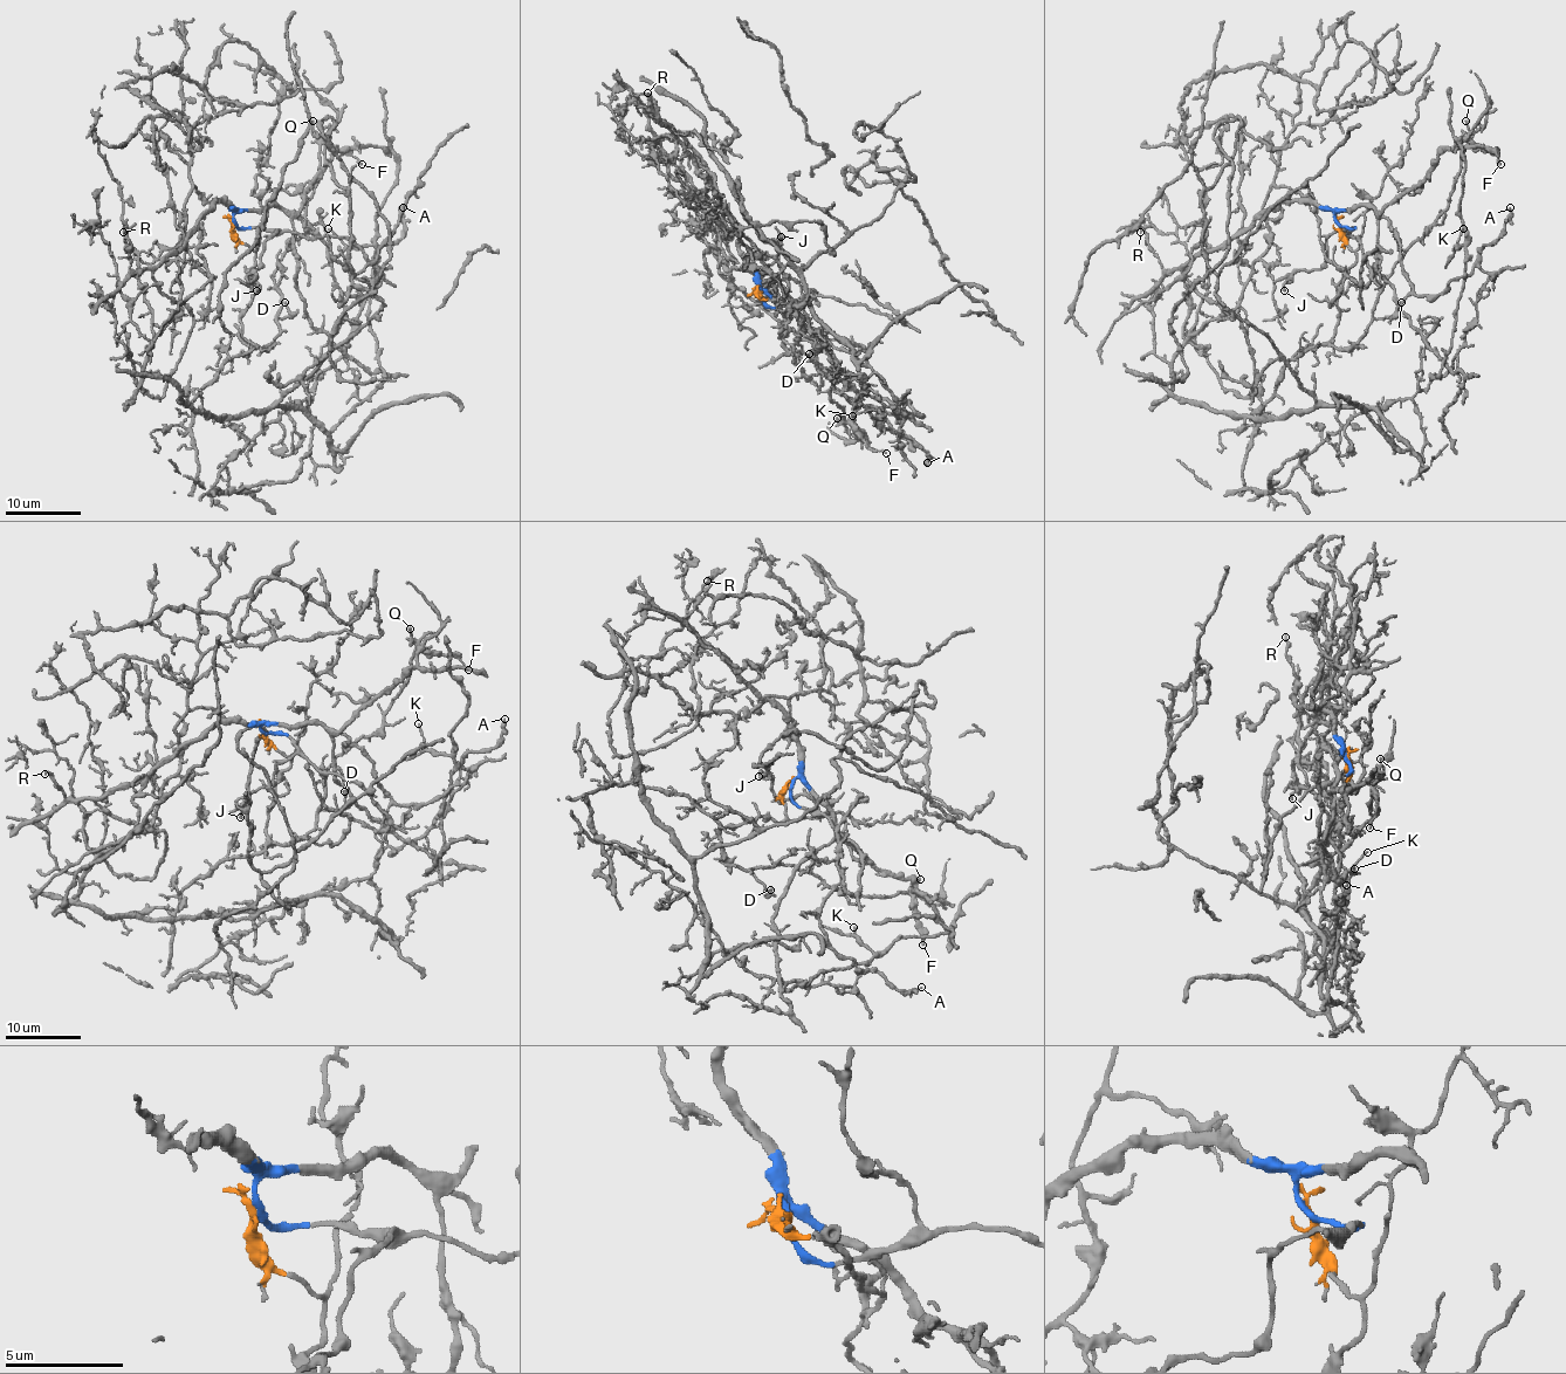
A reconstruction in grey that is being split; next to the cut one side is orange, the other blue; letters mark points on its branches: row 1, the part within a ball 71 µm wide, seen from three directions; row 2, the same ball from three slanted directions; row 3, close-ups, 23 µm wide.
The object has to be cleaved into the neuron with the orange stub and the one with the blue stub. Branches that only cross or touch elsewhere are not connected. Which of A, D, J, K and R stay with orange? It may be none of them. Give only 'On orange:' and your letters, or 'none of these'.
On orange: D

